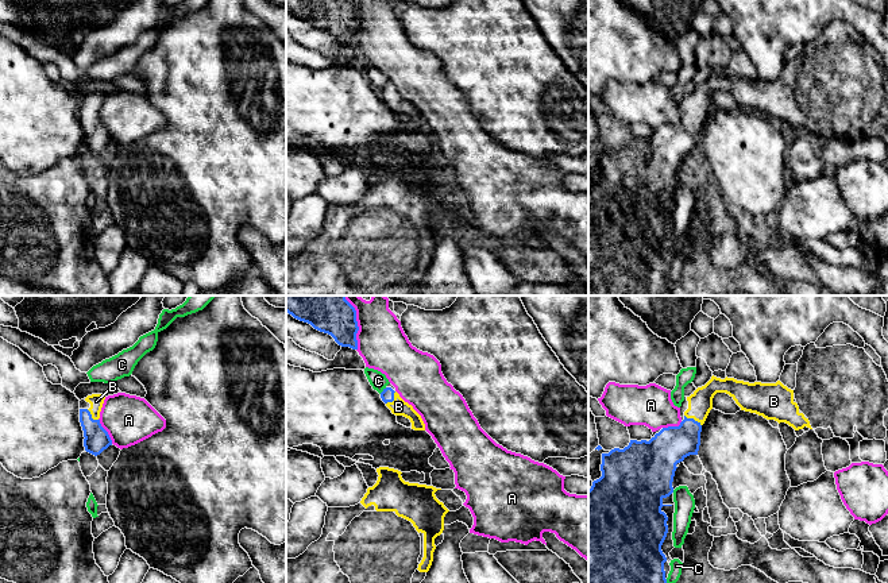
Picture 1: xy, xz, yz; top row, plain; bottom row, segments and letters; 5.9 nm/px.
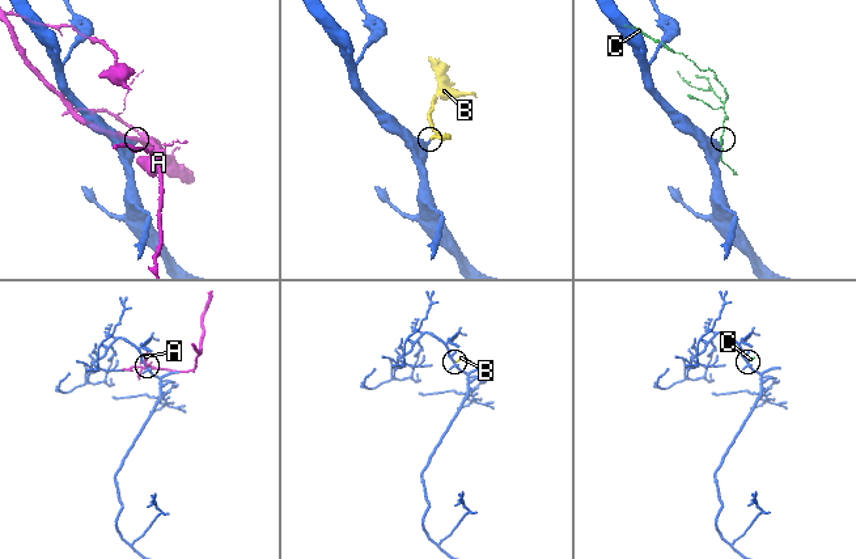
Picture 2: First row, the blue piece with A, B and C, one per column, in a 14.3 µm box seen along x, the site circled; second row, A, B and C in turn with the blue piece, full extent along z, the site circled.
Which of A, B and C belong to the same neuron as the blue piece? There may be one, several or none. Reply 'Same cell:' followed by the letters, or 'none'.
Same cell: B

